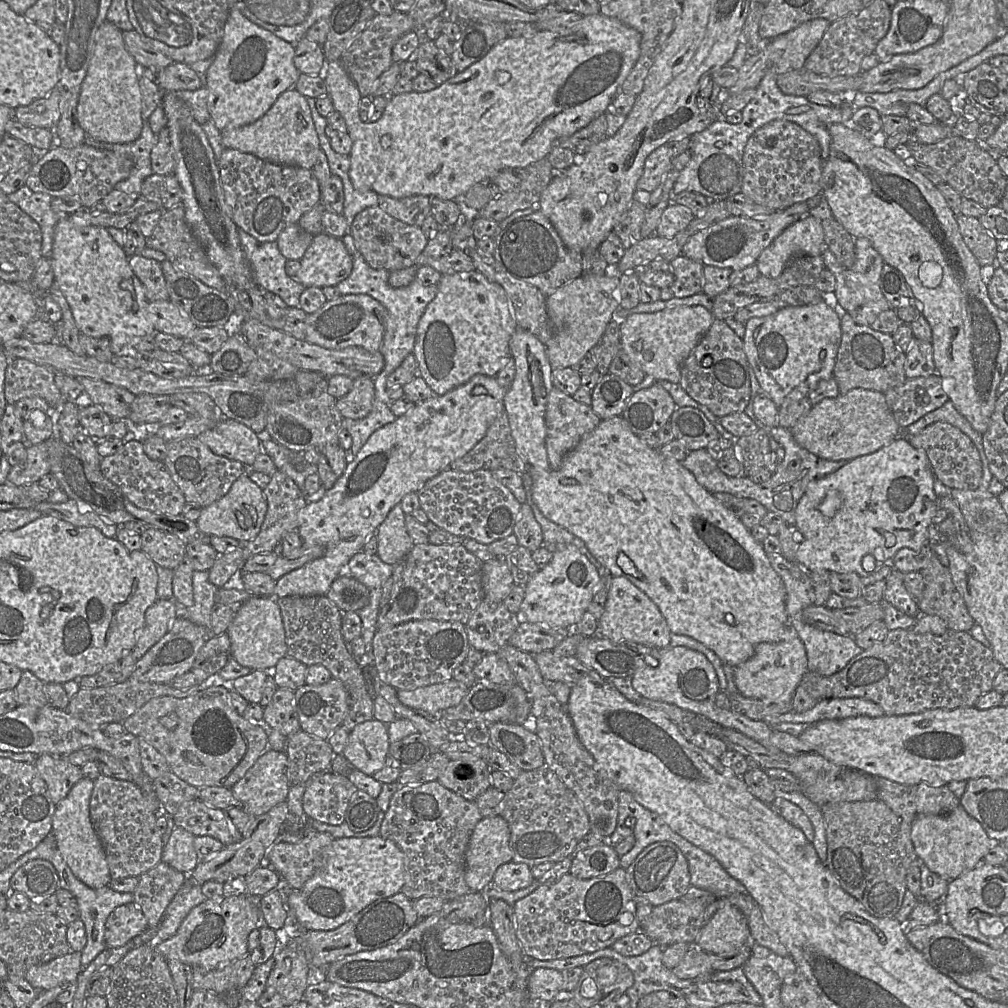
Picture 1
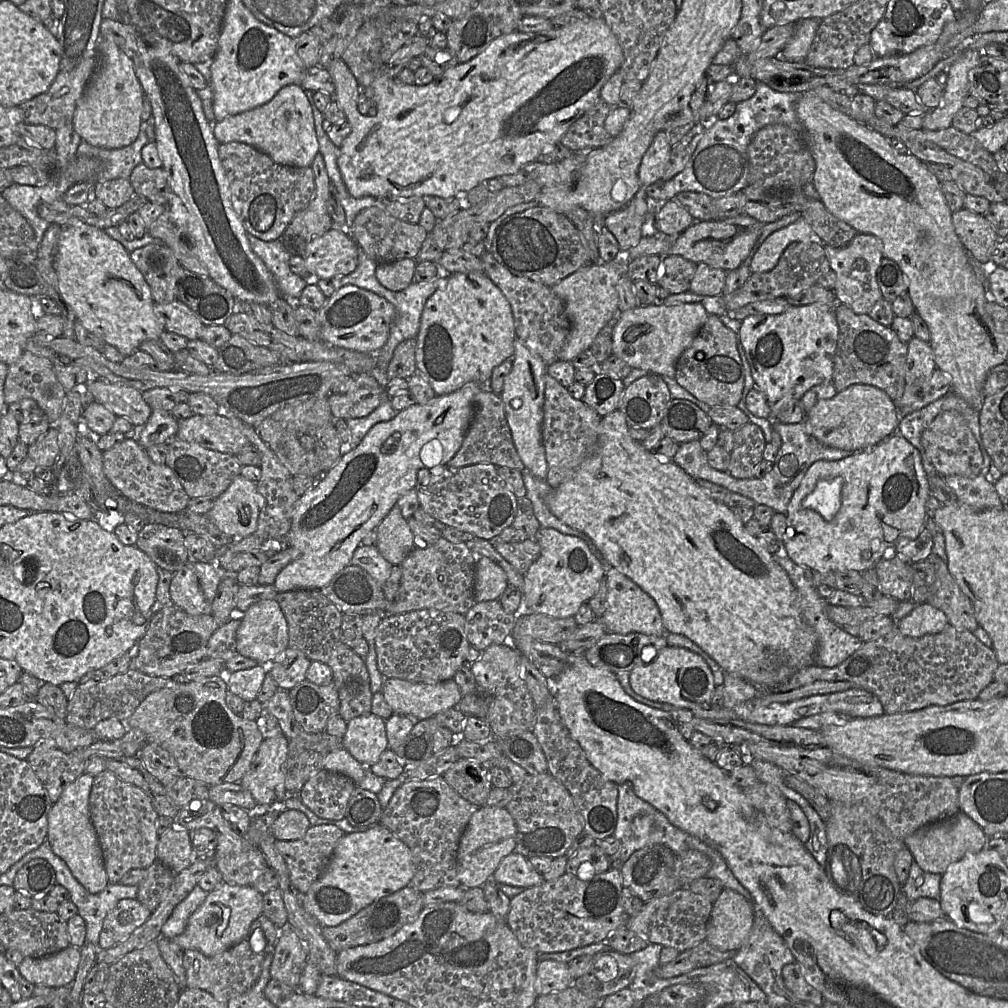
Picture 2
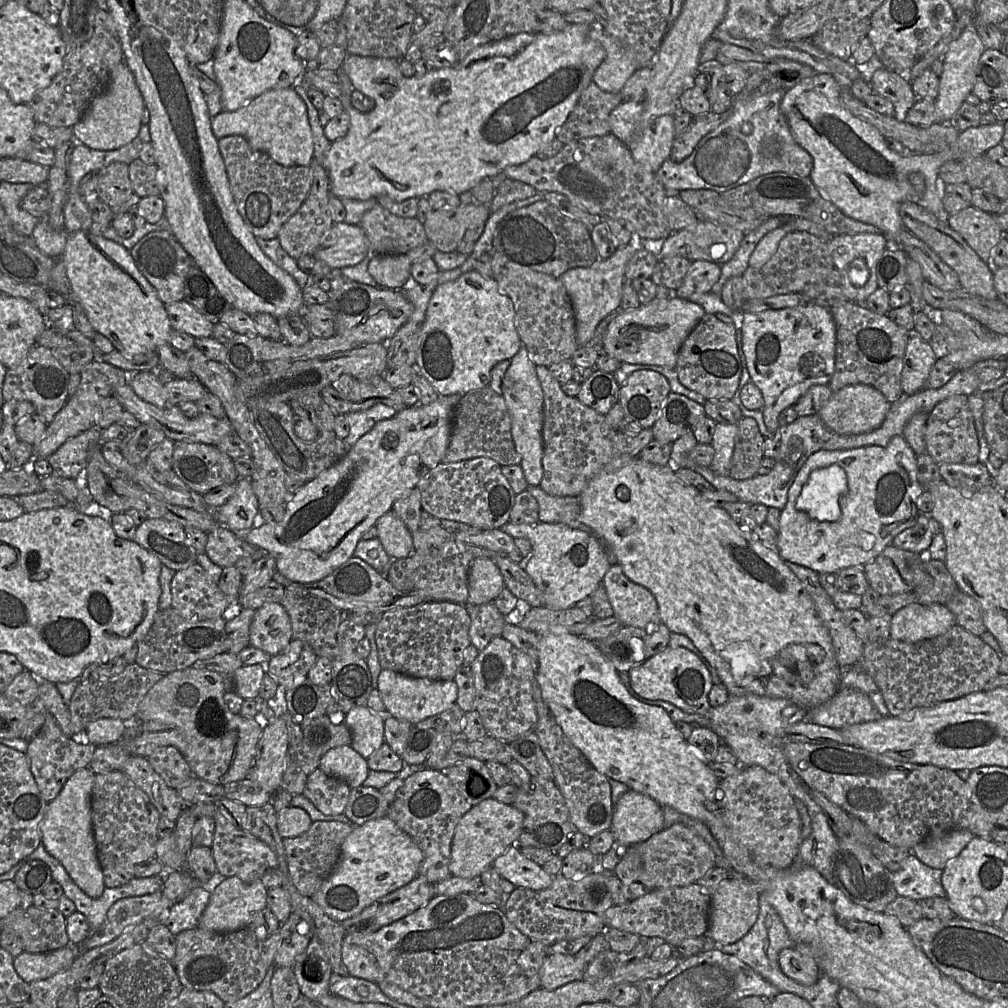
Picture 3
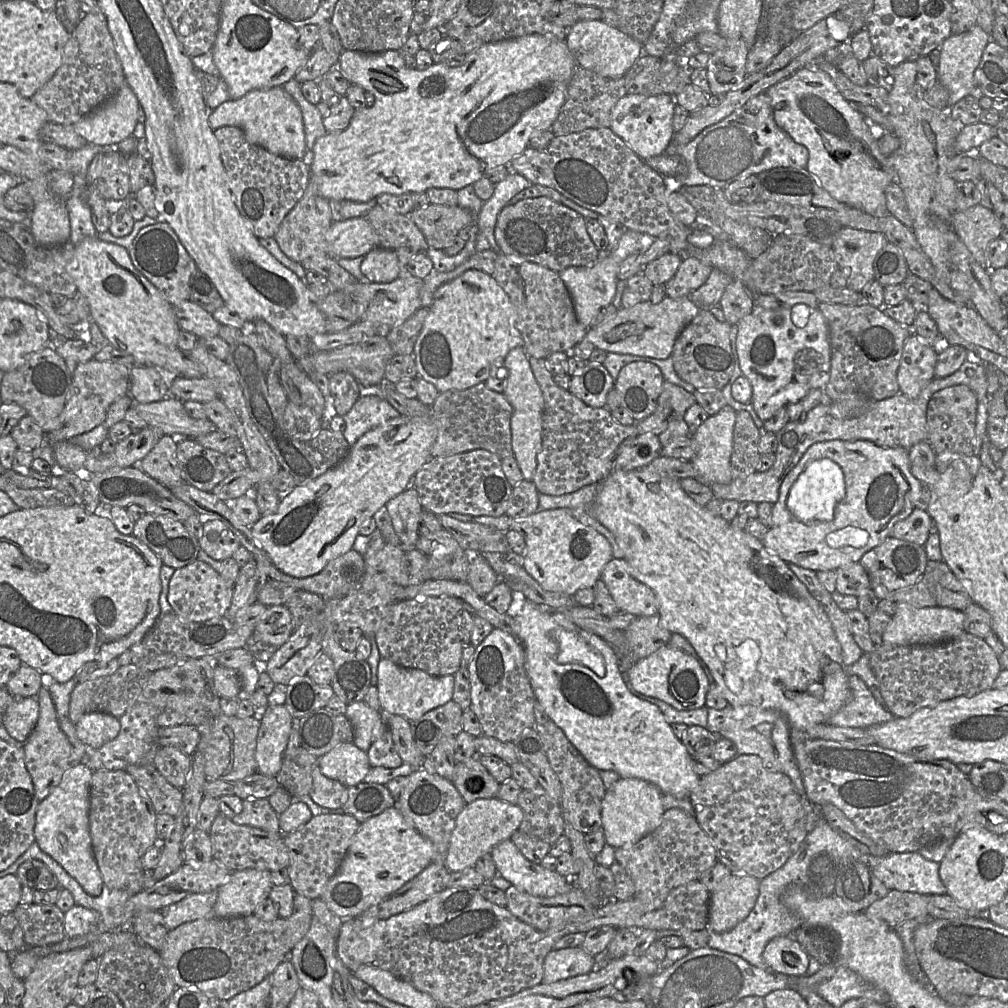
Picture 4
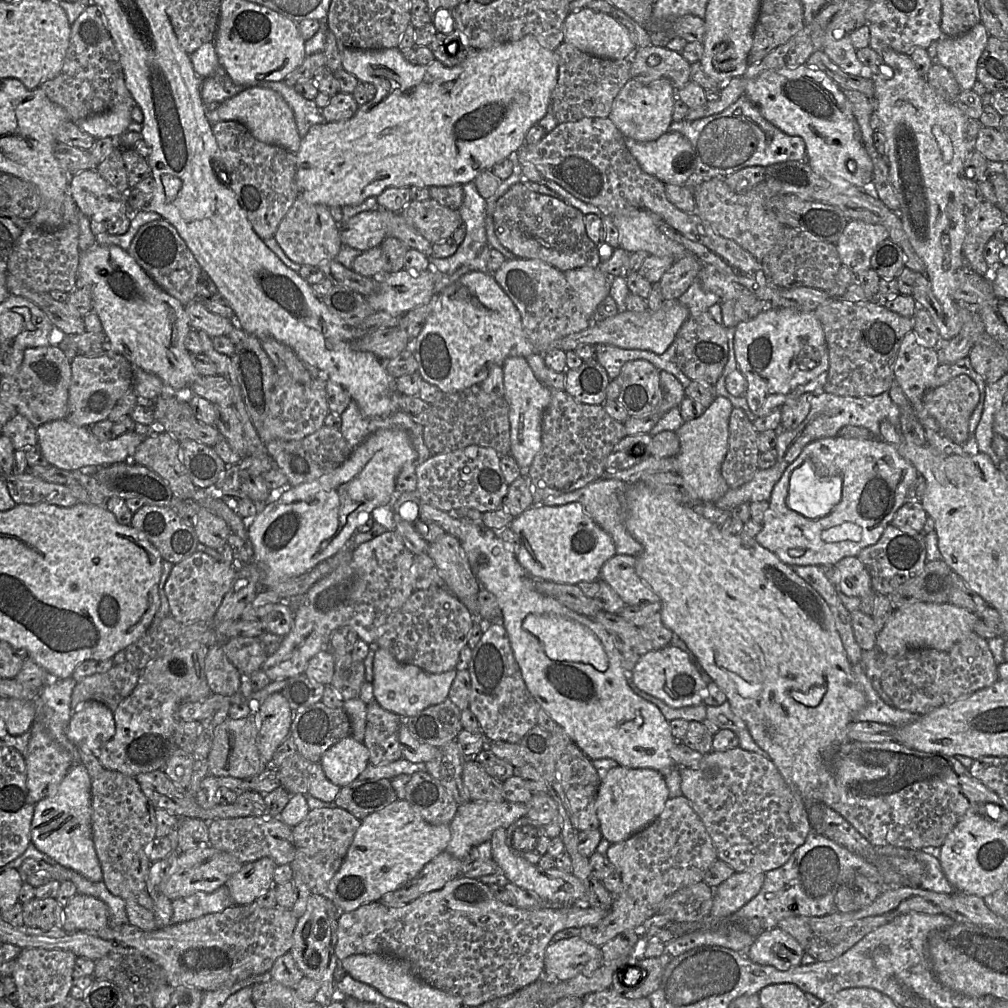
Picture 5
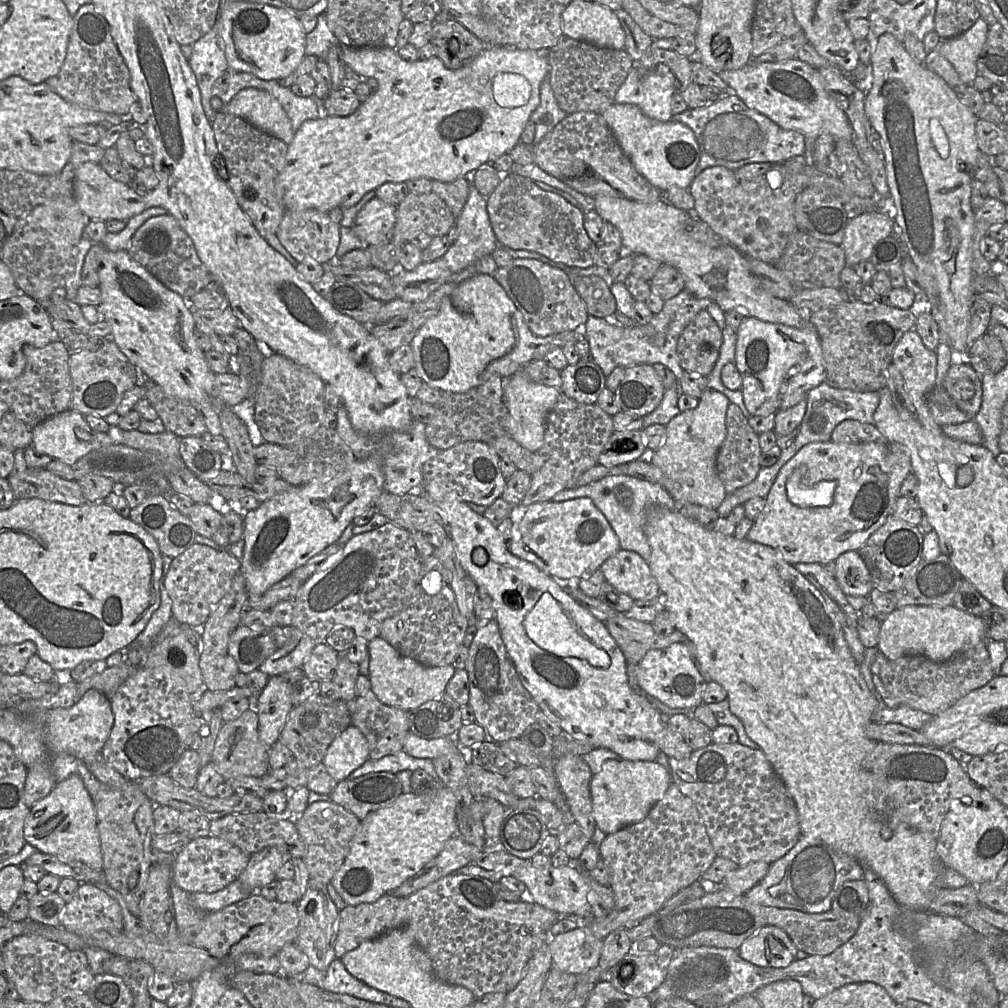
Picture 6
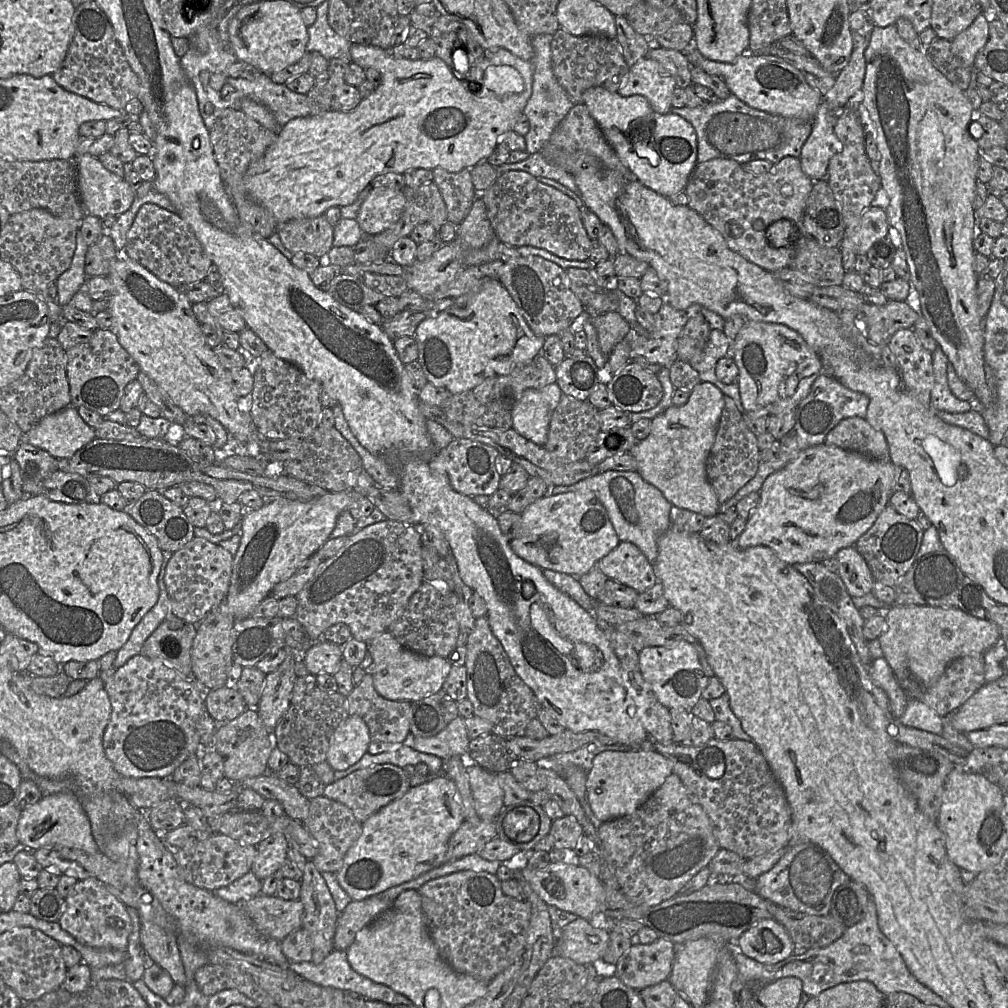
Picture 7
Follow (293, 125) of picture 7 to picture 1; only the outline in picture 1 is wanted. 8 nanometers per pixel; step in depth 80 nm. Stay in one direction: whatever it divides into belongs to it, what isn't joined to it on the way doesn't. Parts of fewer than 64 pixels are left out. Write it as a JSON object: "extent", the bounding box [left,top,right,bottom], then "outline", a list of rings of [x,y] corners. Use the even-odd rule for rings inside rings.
{"extent":[323,13,641,200],"outline":[[[601,13],[585,15],[579,21],[568,24],[561,30],[537,31],[531,36],[507,37],[493,46],[489,52],[478,62],[469,66],[465,71],[457,73],[454,77],[427,92],[409,92],[390,96],[390,100],[381,116],[375,122],[364,123],[359,116],[359,103],[362,98],[358,87],[345,70],[341,59],[329,61],[323,68],[328,96],[333,102],[334,109],[346,121],[352,147],[349,154],[349,177],[353,187],[359,191],[374,191],[379,195],[392,198],[405,198],[411,196],[437,197],[443,200],[461,199],[463,195],[475,184],[491,181],[500,171],[514,167],[525,167],[536,162],[548,154],[559,139],[568,137],[587,126],[596,117],[605,114],[611,108],[613,98],[621,89],[621,85],[631,72],[640,55],[641,34],[618,19],[602,15]]]}

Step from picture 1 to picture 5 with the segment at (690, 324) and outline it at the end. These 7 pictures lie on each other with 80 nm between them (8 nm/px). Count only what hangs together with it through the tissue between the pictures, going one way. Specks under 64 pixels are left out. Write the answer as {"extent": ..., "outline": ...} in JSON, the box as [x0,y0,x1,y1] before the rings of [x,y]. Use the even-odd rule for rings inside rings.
{"extent":[549,300,690,354],"outline":[[[677,300],[663,301],[657,311],[649,309],[643,312],[624,311],[604,321],[592,323],[587,329],[572,333],[566,337],[552,342],[549,350],[563,351],[575,350],[579,345],[608,344],[624,349],[640,349],[663,354],[675,341],[676,335],[682,325],[690,317],[687,306]]]}

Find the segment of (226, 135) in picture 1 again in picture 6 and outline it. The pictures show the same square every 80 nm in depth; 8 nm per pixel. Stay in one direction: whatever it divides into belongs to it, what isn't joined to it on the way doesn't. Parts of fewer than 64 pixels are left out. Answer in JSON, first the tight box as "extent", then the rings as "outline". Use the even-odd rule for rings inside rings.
{"extent":[221,88,295,145],"outline":[[[245,88],[237,93],[221,111],[245,119],[287,145],[293,141],[295,131],[287,113],[279,101],[264,90]]]}

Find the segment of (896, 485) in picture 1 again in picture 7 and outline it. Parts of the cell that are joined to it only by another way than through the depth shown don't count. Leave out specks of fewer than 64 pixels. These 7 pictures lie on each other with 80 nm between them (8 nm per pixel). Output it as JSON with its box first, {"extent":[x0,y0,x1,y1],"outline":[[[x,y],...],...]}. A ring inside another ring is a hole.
{"extent":[736,443,902,565],"outline":[[[823,443],[810,447],[784,468],[766,478],[759,491],[760,503],[748,518],[736,547],[740,549],[769,547],[780,560],[789,565],[822,562],[836,556],[840,549],[854,546],[858,538],[873,525],[889,504],[893,485],[902,469],[891,461],[882,463],[837,446]],[[813,489],[819,491],[816,499],[797,495],[798,491],[809,494]]]}

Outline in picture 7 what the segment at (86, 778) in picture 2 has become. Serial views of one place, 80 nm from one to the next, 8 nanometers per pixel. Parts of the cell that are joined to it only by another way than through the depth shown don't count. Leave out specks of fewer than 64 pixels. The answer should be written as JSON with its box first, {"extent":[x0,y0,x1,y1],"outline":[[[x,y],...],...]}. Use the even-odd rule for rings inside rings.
{"extent":[17,792,98,854],"outline":[[[59,792],[44,796],[37,803],[21,812],[17,824],[17,837],[31,850],[43,847],[67,847],[89,854],[98,853],[90,820],[78,797],[72,792]]]}

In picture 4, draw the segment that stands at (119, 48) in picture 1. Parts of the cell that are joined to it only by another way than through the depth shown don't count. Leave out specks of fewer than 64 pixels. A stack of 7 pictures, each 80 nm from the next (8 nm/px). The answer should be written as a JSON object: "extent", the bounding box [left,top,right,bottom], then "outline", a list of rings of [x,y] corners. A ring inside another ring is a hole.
{"extent":[73,83,139,145],"outline":[[[127,83],[117,93],[73,125],[88,144],[116,145],[133,135],[139,101]]]}

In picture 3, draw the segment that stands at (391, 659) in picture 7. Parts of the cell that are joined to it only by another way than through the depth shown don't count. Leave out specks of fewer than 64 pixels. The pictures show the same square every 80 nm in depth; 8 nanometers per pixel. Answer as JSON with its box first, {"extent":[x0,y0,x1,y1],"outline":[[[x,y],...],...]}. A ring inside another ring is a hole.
{"extent":[377,669,458,724],"outline":[[[389,669],[381,670],[377,689],[387,712],[395,718],[407,720],[412,724],[447,710],[456,702],[458,695],[454,680],[416,678]]]}

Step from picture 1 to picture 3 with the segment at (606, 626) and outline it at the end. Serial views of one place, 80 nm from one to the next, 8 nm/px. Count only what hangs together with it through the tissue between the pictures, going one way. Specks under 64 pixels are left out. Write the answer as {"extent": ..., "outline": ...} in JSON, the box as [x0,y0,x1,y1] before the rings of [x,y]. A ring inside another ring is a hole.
{"extent":[602,564,661,629],"outline":[[[620,564],[607,570],[602,583],[615,616],[622,626],[654,629],[661,624],[658,604],[645,587],[631,581]]]}

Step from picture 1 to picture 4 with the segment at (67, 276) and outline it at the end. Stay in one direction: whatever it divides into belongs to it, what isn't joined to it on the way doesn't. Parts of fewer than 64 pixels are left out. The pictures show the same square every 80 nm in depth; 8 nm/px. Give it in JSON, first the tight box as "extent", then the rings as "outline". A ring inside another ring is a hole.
{"extent":[68,238,183,378],"outline":[[[85,238],[75,245],[74,255],[68,264],[77,290],[85,296],[90,306],[90,319],[117,350],[131,355],[141,366],[153,366],[163,371],[169,378],[181,376],[183,361],[177,345],[180,328],[174,307],[160,291],[133,265],[126,248],[96,238]]]}

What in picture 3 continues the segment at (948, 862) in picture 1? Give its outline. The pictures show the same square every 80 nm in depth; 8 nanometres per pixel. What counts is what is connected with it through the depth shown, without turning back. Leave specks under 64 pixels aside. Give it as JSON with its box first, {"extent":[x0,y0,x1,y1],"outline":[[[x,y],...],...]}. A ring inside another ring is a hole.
{"extent":[912,829,975,870],"outline":[[[966,829],[932,835],[912,848],[912,853],[925,865],[943,870],[947,862],[967,846],[975,835]]]}

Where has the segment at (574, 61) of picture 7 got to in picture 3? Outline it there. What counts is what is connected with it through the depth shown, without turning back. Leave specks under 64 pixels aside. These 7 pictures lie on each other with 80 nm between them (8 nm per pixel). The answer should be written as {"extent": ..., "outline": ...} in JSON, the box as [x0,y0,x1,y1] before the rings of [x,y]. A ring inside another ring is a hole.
{"extent":[556,81,621,144],"outline":[[[592,81],[582,92],[565,123],[557,130],[556,138],[566,144],[611,133],[609,115],[621,102],[621,93],[606,92]]]}

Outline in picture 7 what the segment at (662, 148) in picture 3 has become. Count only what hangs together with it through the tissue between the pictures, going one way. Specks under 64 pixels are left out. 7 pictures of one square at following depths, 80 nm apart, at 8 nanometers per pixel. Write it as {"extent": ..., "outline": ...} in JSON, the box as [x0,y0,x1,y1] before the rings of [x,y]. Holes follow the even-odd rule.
{"extent":[617,57,675,114],"outline":[[[645,57],[629,68],[617,93],[621,96],[642,95],[655,112],[667,114],[672,110],[675,88],[675,78],[659,62]]]}

